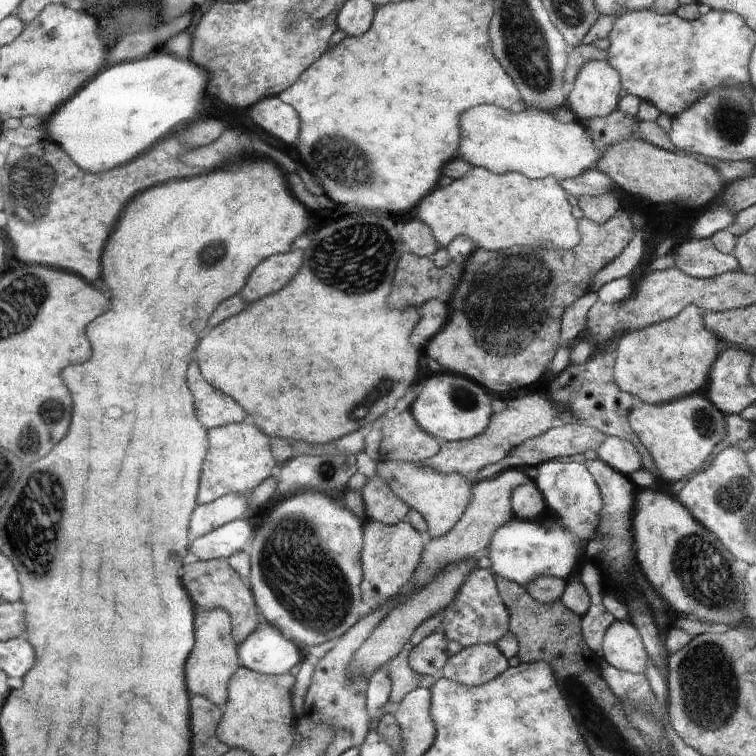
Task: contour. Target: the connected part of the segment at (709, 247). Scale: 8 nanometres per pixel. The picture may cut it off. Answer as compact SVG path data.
M689 238L674 252L674 266L697 279L716 278L739 270L739 260L734 254L720 252L712 240Z

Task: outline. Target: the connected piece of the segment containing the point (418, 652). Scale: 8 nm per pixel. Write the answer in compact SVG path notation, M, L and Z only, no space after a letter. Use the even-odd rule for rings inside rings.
M438 629L434 634L430 634L416 644L410 654L410 665L420 675L428 674L439 679L443 672L444 664L447 663L449 655L446 651L448 648L448 637L442 629Z

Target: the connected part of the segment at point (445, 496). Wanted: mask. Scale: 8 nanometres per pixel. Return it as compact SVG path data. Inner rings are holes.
M380 459L375 463L376 474L391 485L393 491L407 503L410 508L418 510L424 517L428 530L428 539L440 538L463 518L464 511L470 506L472 490L464 476L454 472L436 472L436 468L424 468L424 462L403 462L402 460Z

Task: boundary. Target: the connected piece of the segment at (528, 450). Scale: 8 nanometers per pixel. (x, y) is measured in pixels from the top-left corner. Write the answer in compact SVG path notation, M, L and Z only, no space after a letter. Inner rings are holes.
M582 423L576 424L558 424L549 428L544 434L534 436L524 440L522 444L514 446L506 459L503 461L505 468L519 468L525 469L539 467L540 464L547 463L554 459L571 460L582 459L582 455L586 450L597 450L597 448L607 439L607 435L600 432L592 425L584 425Z

